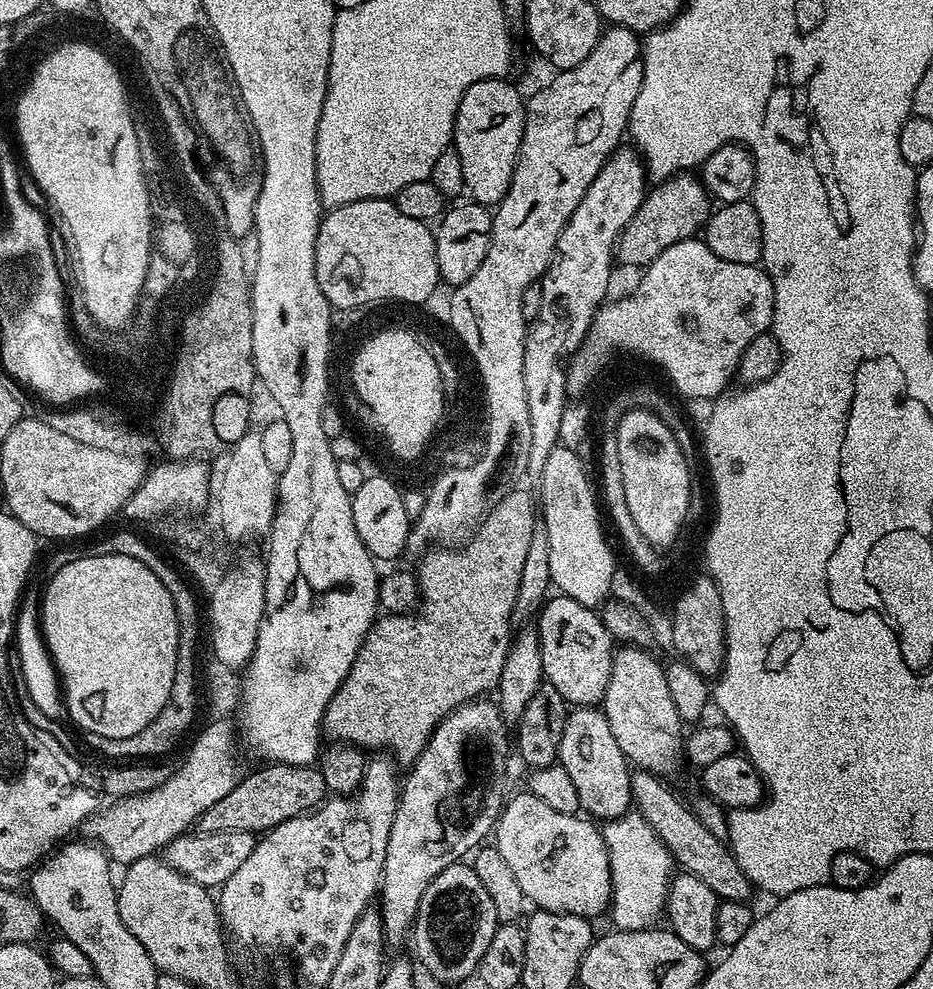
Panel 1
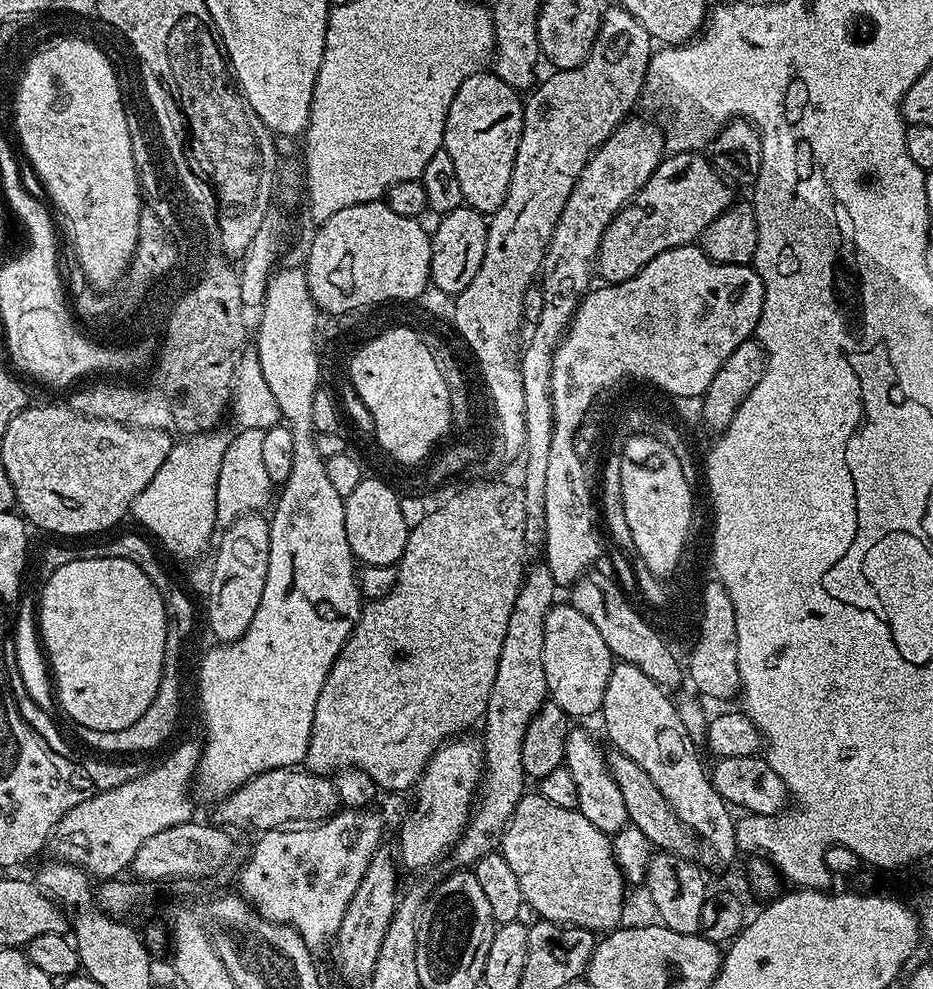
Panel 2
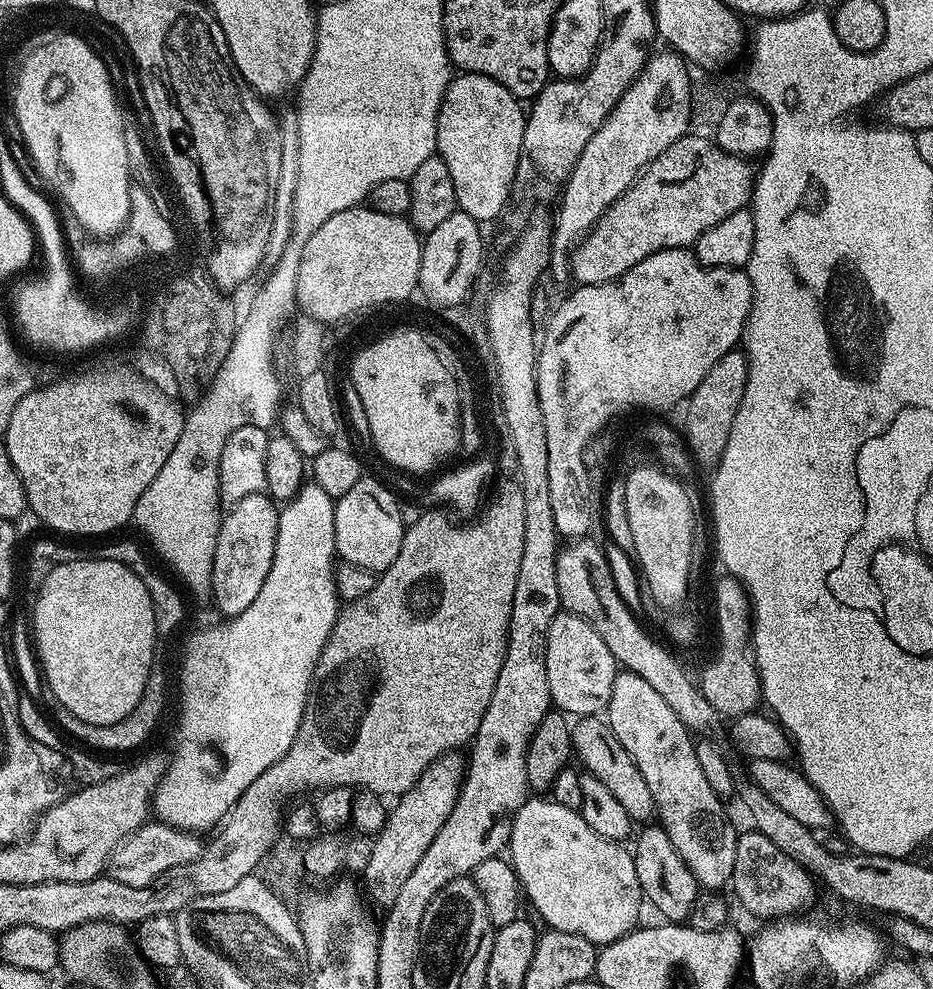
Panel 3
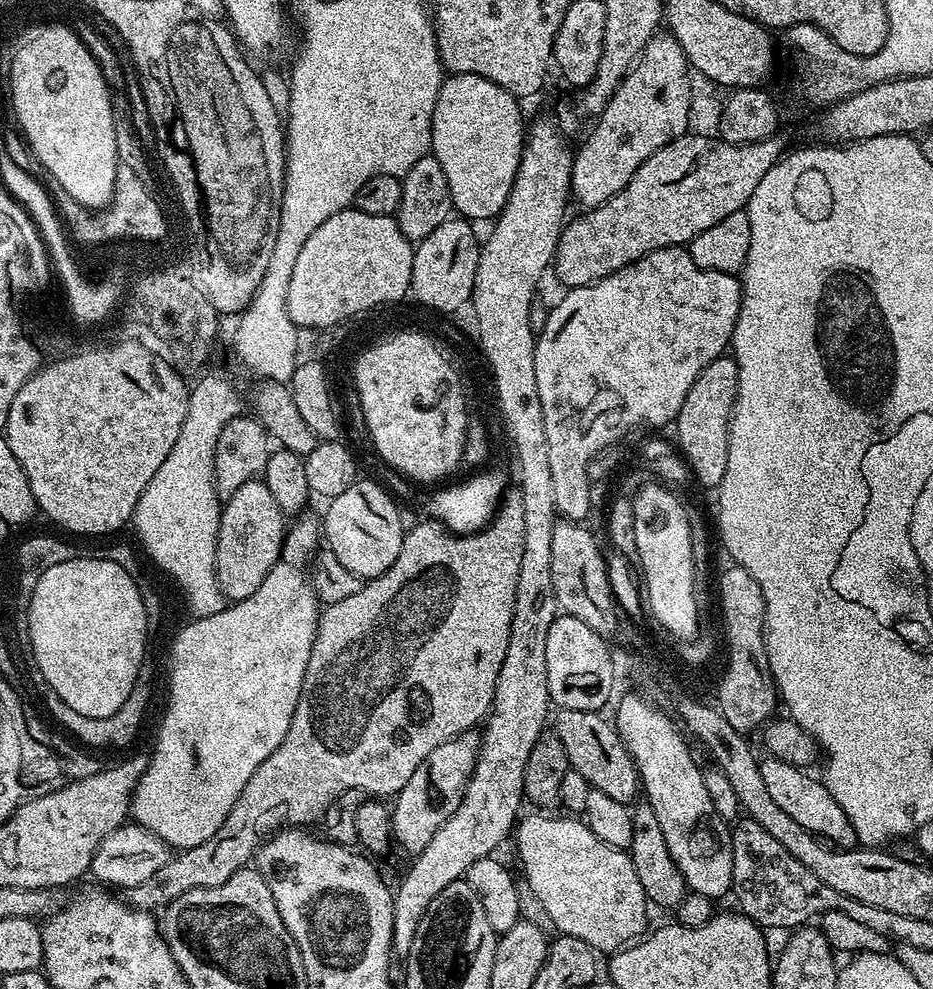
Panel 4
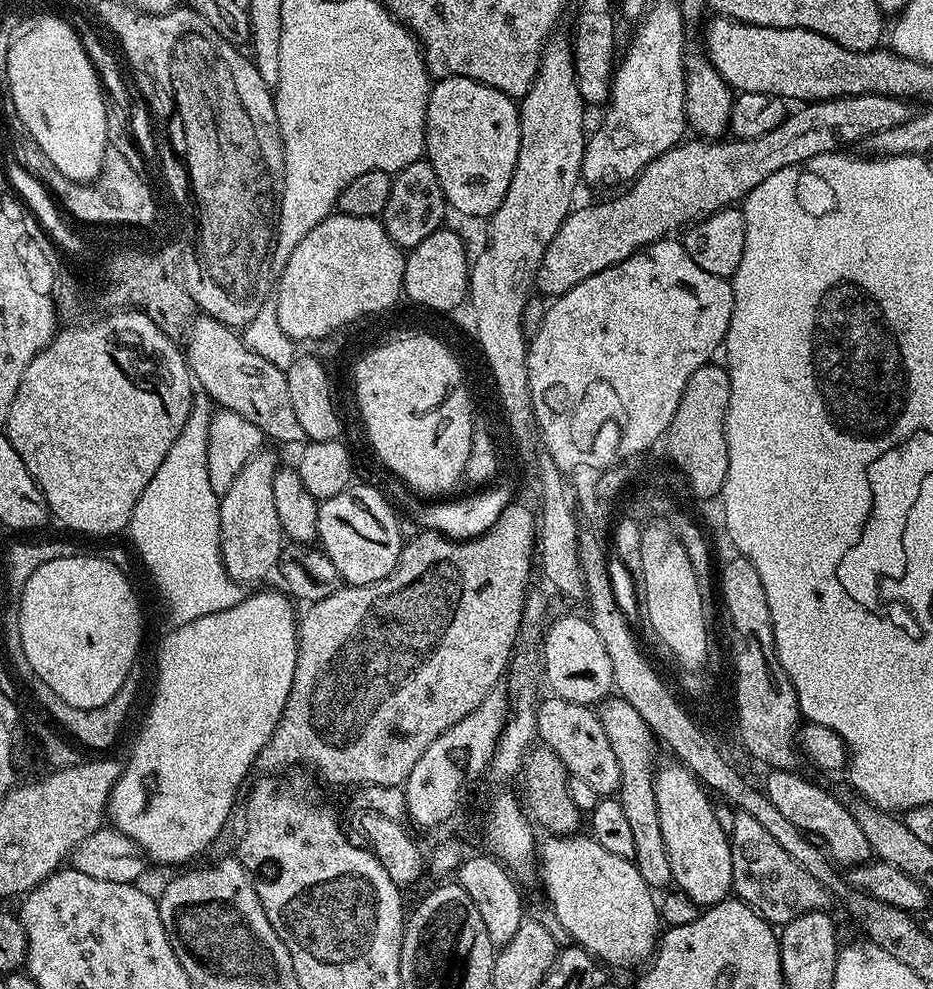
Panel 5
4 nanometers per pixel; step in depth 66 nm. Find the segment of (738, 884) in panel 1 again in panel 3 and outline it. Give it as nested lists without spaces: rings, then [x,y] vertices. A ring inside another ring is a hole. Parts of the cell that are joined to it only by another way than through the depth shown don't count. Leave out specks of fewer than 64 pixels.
[[[580,718],[571,725],[571,730],[572,750],[575,759],[584,763],[583,771],[608,787],[610,794],[618,798],[618,803],[626,809],[626,814],[630,814],[634,822],[651,821],[648,819],[656,816],[656,803],[646,786],[646,778],[642,778],[642,770],[634,766],[634,758],[626,754],[626,746],[614,738],[611,726],[600,718]]]

